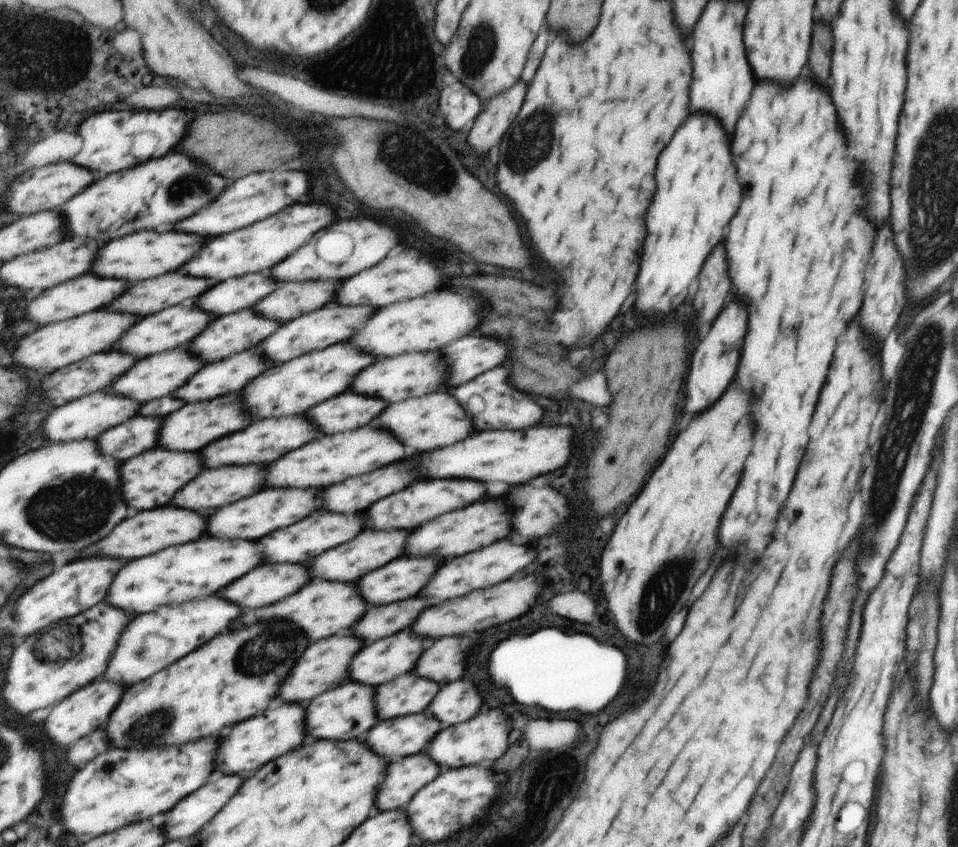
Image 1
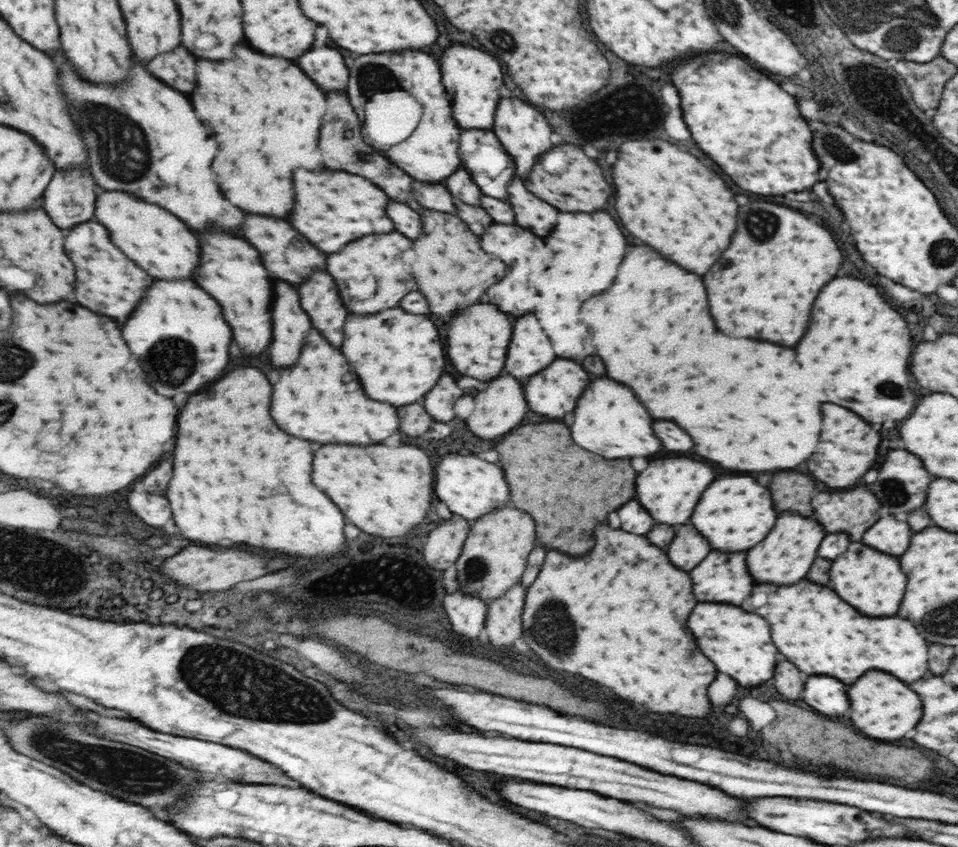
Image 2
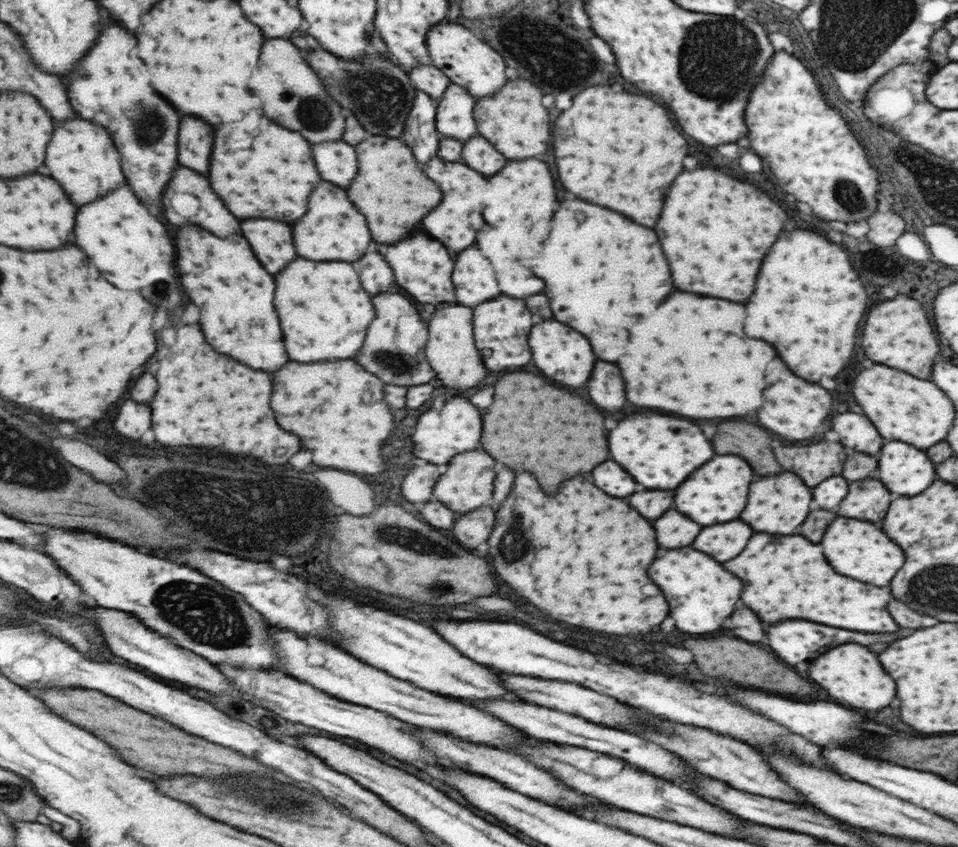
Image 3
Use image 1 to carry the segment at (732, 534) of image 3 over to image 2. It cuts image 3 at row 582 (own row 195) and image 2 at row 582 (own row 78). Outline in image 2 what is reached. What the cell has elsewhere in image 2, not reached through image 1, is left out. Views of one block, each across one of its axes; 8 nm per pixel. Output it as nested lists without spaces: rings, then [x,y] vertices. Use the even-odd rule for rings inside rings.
[[[805,580],[795,586],[759,584],[755,596],[747,604],[741,604],[741,608],[771,620],[779,652],[805,674],[835,676],[843,684],[851,684],[865,670],[883,670],[903,682],[915,682],[927,672],[925,640],[907,620],[895,616],[861,616],[825,586]]]

